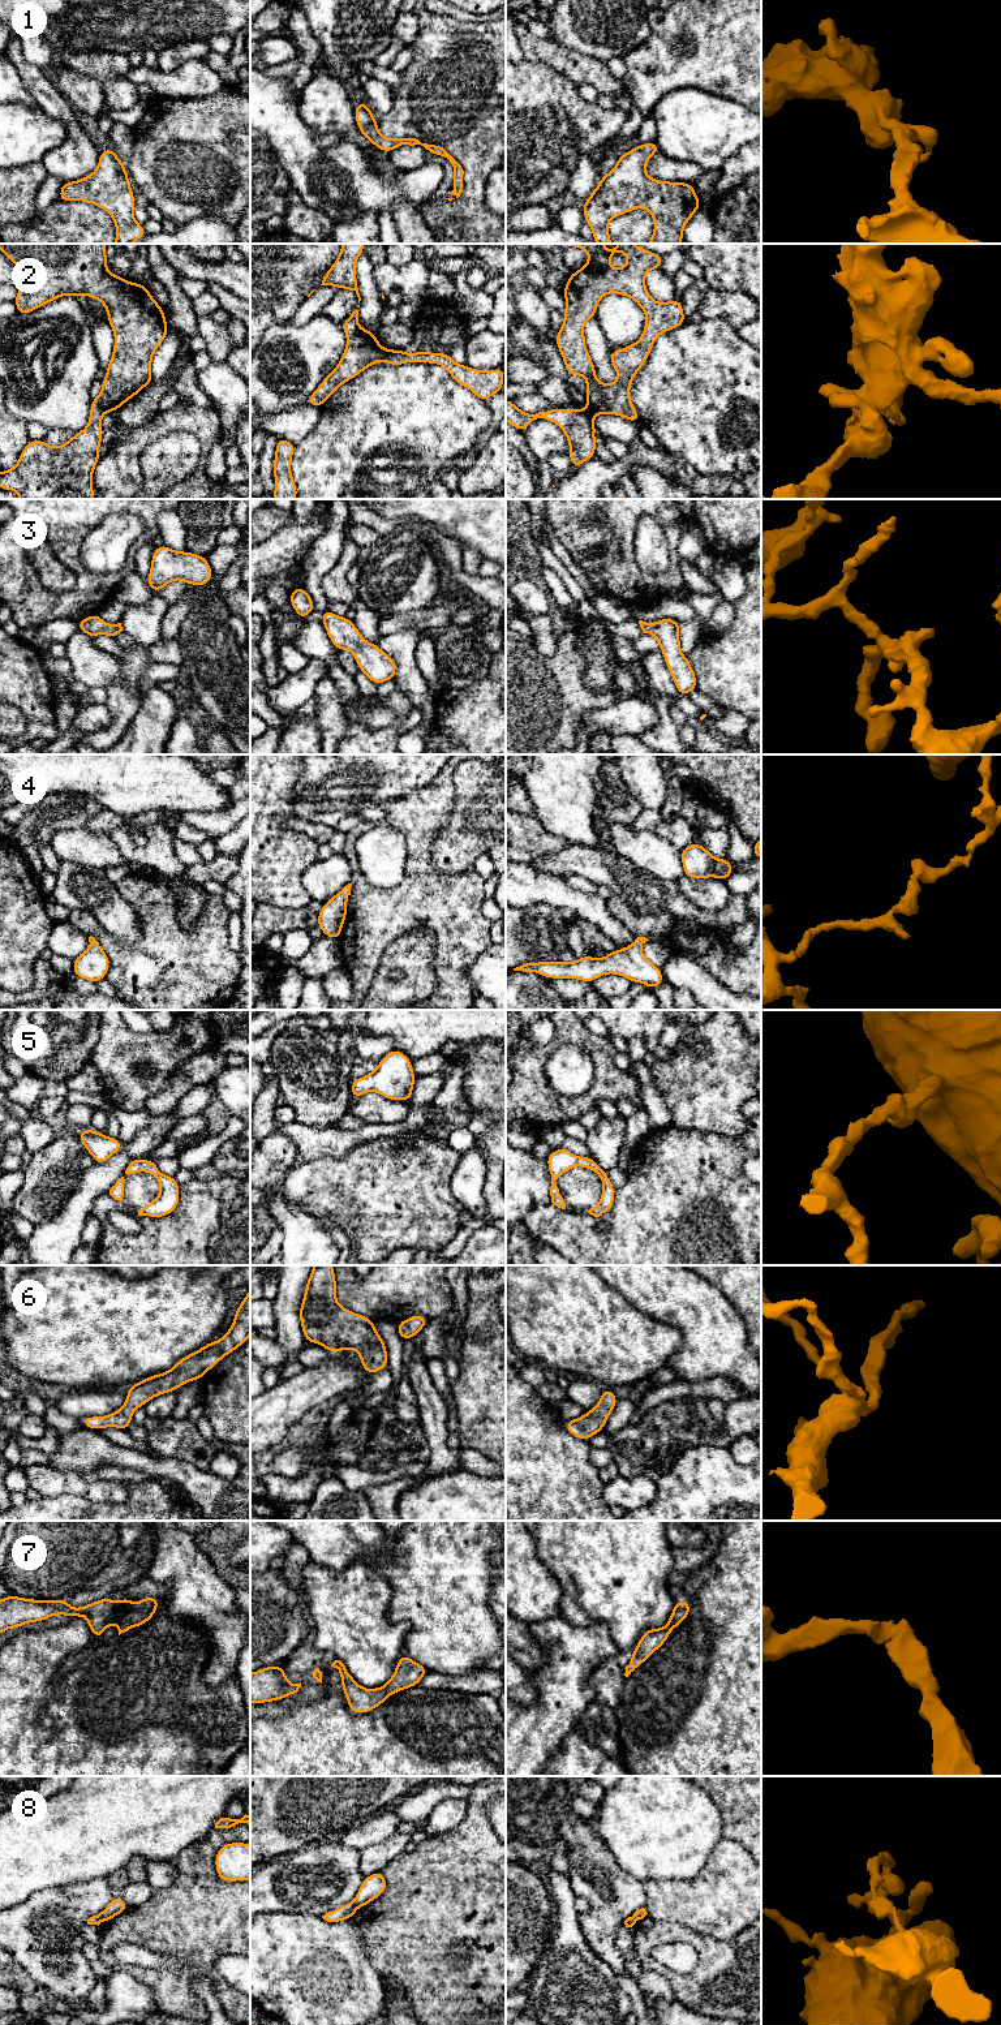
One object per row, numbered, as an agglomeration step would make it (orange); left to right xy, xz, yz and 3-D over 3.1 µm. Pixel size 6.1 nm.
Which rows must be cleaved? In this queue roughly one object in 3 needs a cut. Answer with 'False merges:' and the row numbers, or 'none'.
False merges: 8

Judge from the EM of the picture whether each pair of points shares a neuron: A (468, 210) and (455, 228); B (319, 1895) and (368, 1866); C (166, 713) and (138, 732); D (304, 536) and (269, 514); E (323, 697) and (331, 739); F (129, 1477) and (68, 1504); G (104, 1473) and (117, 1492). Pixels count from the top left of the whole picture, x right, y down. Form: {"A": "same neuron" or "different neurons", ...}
{"A": "different neurons", "B": "different neurons", "C": "same neuron", "D": "different neurons", "E": "same neuron", "F": "different neurons", "G": "different neurons"}

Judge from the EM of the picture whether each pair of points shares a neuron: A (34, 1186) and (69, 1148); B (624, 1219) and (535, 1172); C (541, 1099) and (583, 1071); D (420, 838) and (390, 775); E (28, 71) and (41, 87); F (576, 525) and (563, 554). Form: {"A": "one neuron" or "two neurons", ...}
{"A": "one neuron", "B": "two neurons", "C": "two neurons", "D": "two neurons", "E": "one neuron", "F": "two neurons"}

